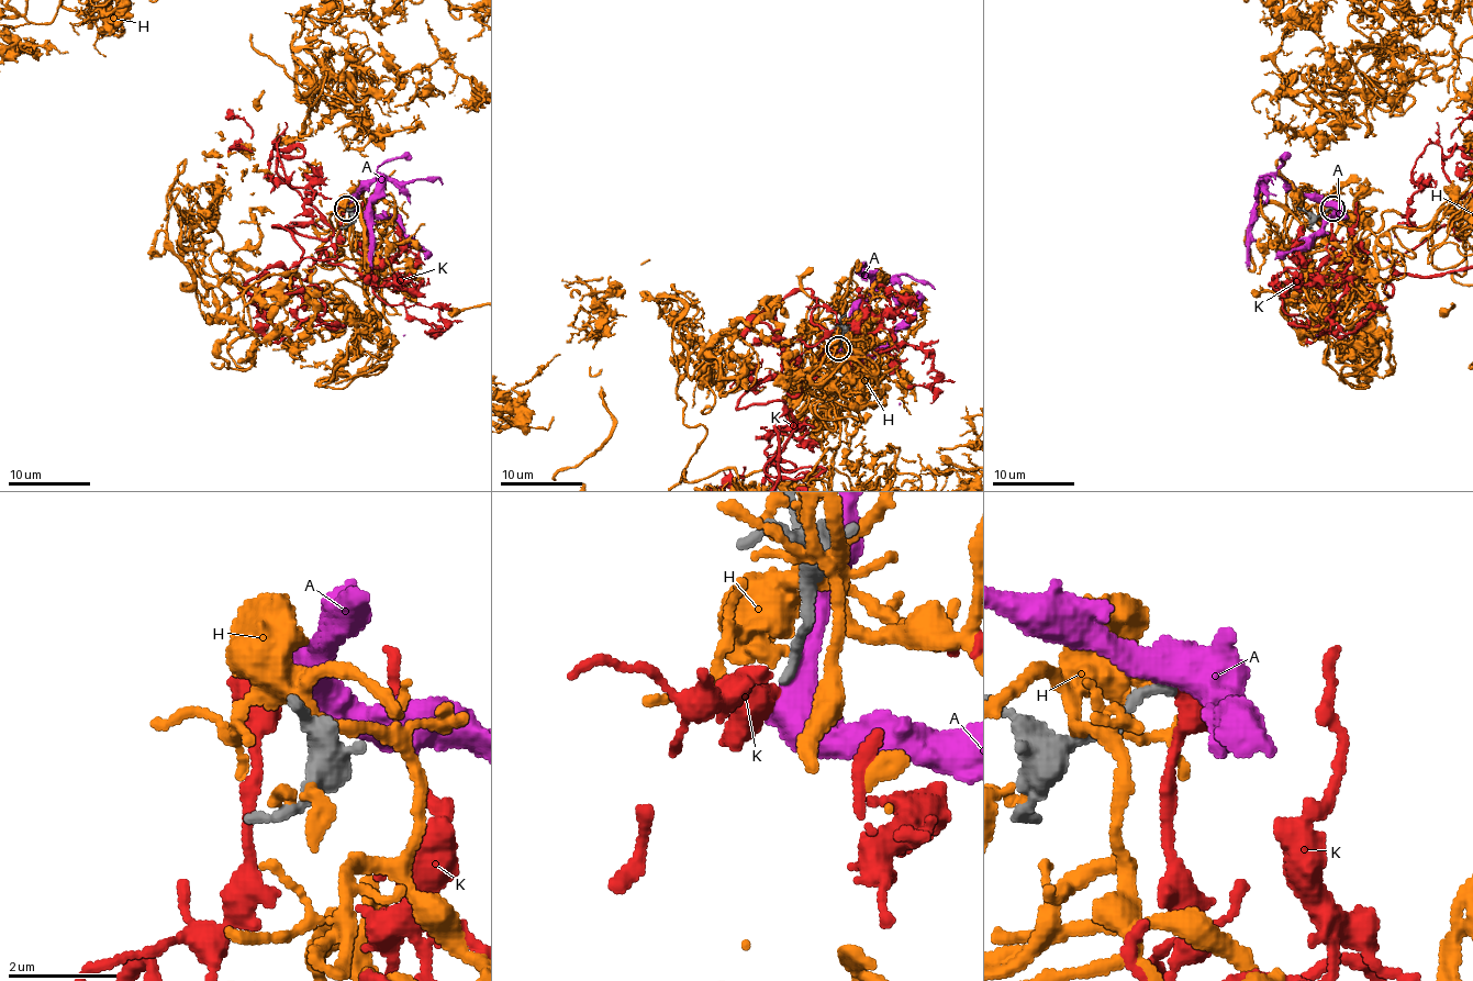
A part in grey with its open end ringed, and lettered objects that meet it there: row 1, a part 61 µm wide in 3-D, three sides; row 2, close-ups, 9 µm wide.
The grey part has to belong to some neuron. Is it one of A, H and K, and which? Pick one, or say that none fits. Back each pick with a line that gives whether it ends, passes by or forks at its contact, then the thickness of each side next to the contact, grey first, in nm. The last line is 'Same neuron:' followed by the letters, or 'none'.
K: it passes by; calibres 150 and 440 nm
Same neuron: K

